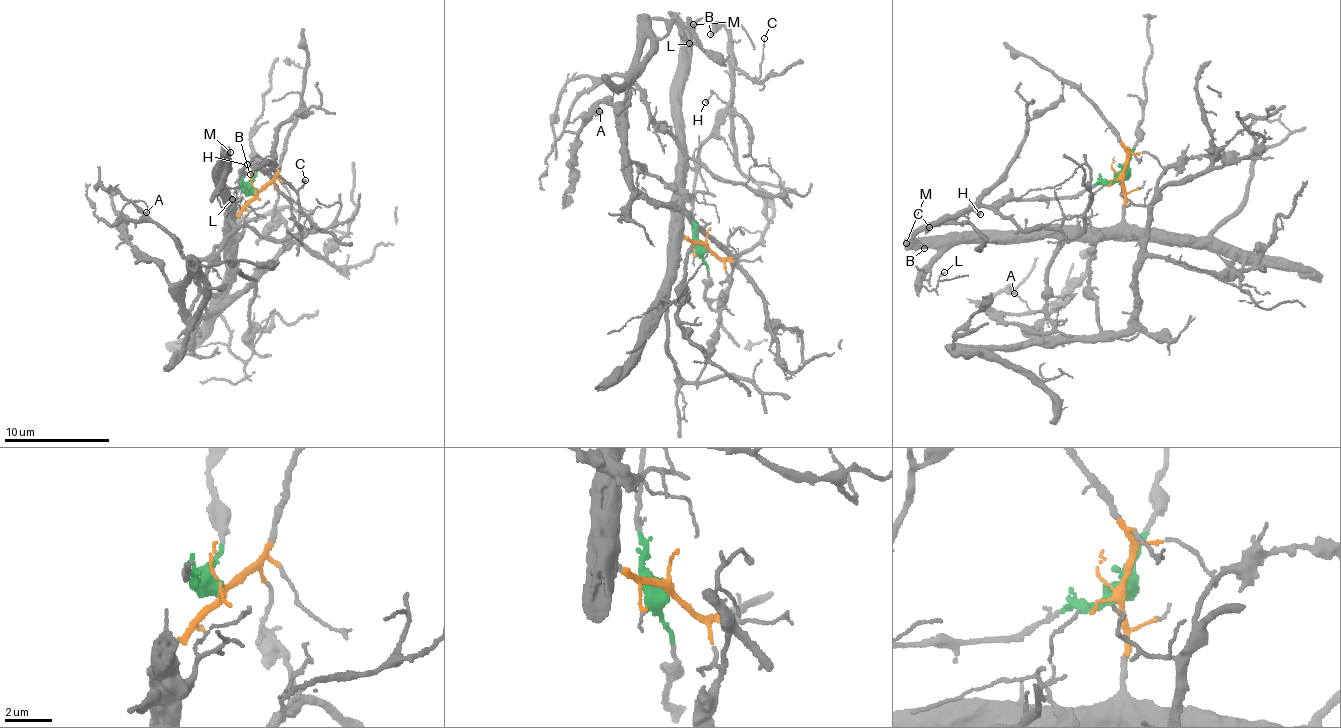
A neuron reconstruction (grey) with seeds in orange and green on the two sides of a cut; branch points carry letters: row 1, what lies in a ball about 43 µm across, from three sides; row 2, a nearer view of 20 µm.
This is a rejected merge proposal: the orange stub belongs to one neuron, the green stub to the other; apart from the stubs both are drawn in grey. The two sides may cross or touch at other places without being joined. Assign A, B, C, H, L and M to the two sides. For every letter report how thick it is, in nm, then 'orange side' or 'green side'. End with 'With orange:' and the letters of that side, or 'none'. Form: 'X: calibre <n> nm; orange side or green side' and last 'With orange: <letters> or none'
A: calibre 100 nm; orange side
B: calibre 320 nm; green side
C: calibre 110 nm; green side
H: calibre 170 nm; green side
L: calibre 110 nm; orange side
M: calibre 600 nm; orange side
With orange: A, L, M

